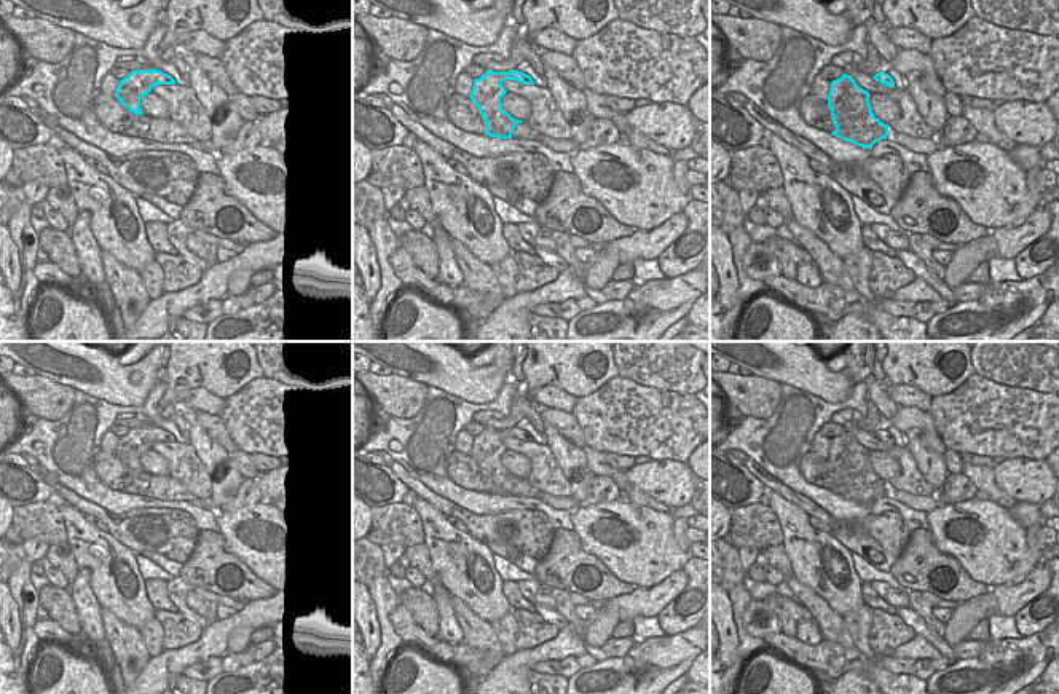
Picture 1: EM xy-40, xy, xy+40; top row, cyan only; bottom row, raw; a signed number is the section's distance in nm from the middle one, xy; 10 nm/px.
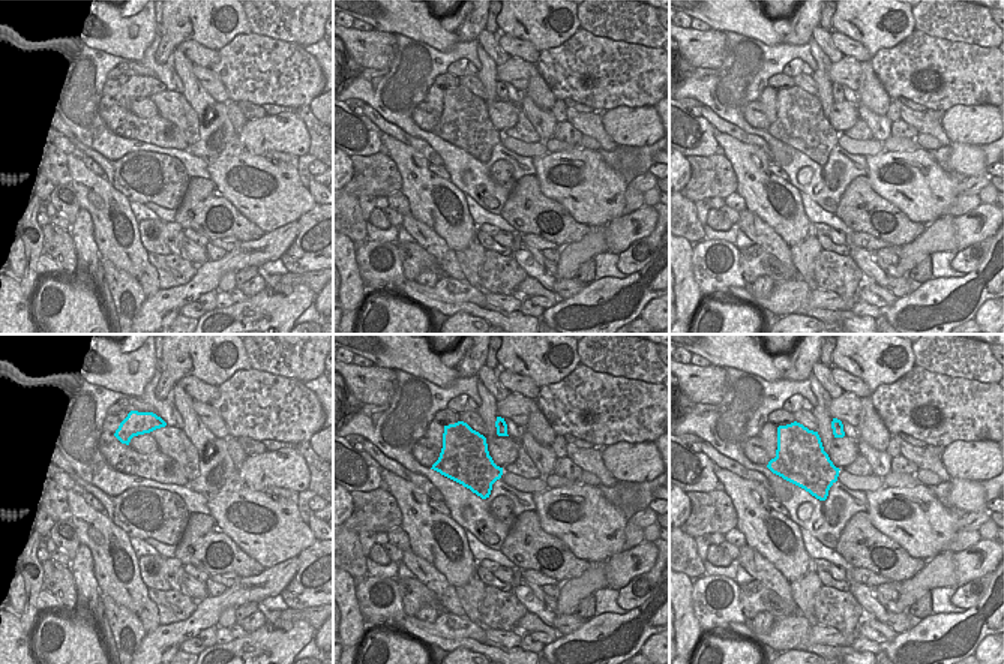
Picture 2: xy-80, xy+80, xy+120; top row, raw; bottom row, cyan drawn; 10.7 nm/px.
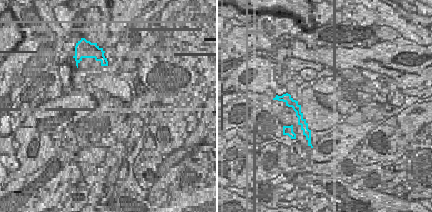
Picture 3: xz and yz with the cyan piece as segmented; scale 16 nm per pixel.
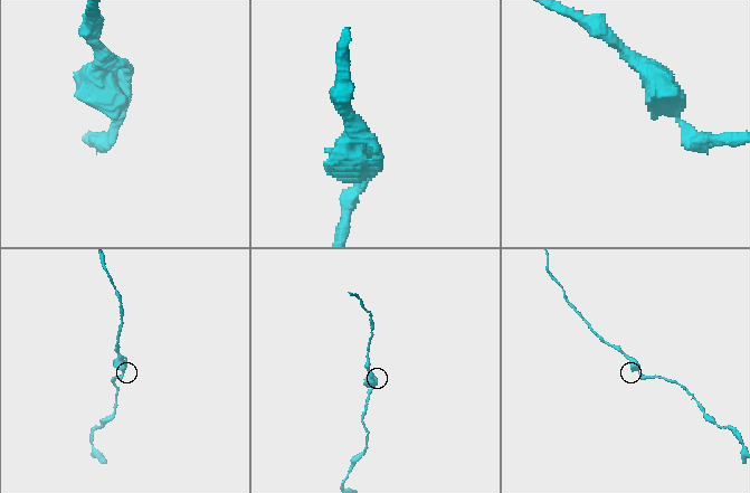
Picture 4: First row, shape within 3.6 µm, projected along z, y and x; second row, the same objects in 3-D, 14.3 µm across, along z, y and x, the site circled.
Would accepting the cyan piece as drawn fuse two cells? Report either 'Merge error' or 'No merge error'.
No merge error

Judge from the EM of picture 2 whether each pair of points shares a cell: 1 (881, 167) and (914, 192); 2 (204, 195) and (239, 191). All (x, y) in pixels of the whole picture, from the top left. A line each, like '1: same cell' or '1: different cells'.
1: same cell
2: different cells

